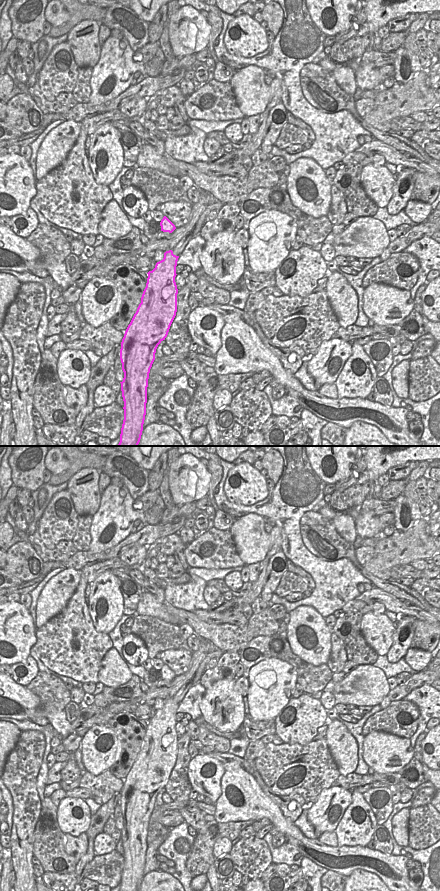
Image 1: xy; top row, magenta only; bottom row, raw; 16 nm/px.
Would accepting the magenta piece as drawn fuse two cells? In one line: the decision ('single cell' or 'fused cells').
single cell

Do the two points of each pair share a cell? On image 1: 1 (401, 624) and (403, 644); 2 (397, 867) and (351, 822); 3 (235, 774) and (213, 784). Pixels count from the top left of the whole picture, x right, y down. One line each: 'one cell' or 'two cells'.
1: one cell
2: two cells
3: two cells

